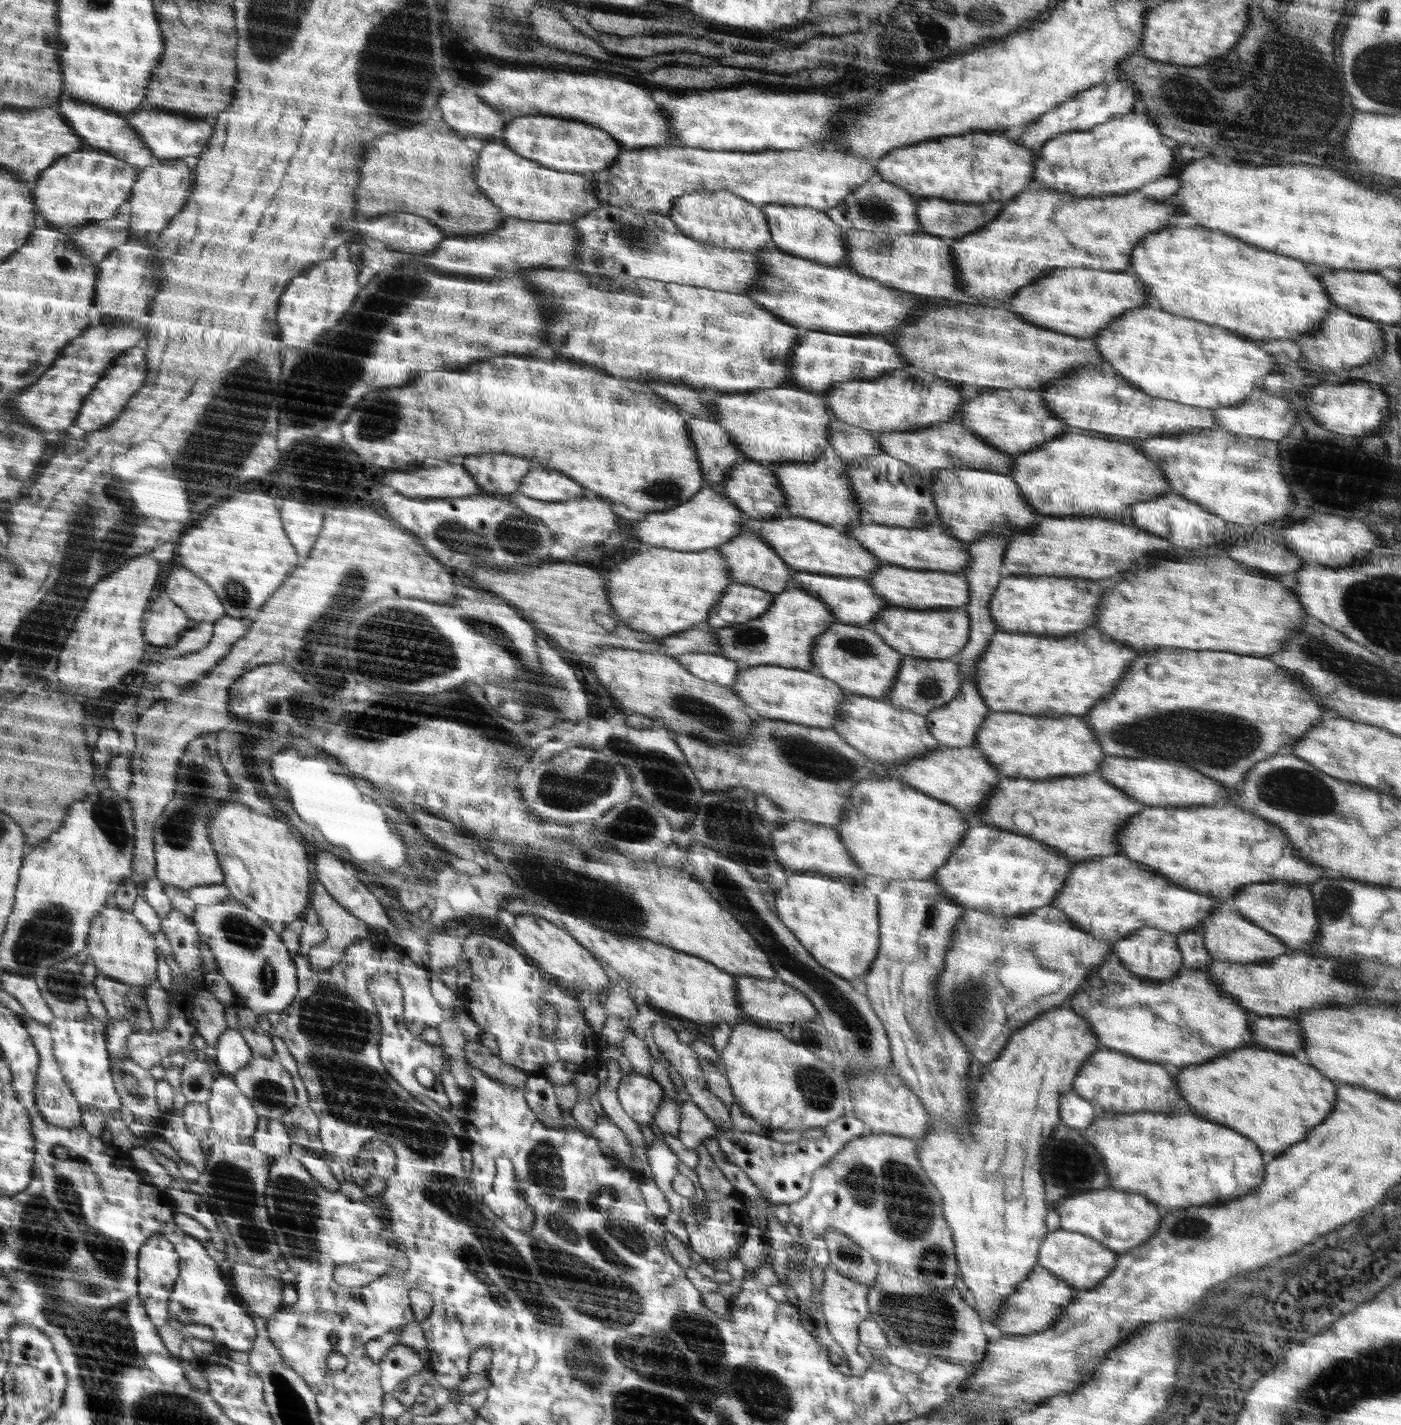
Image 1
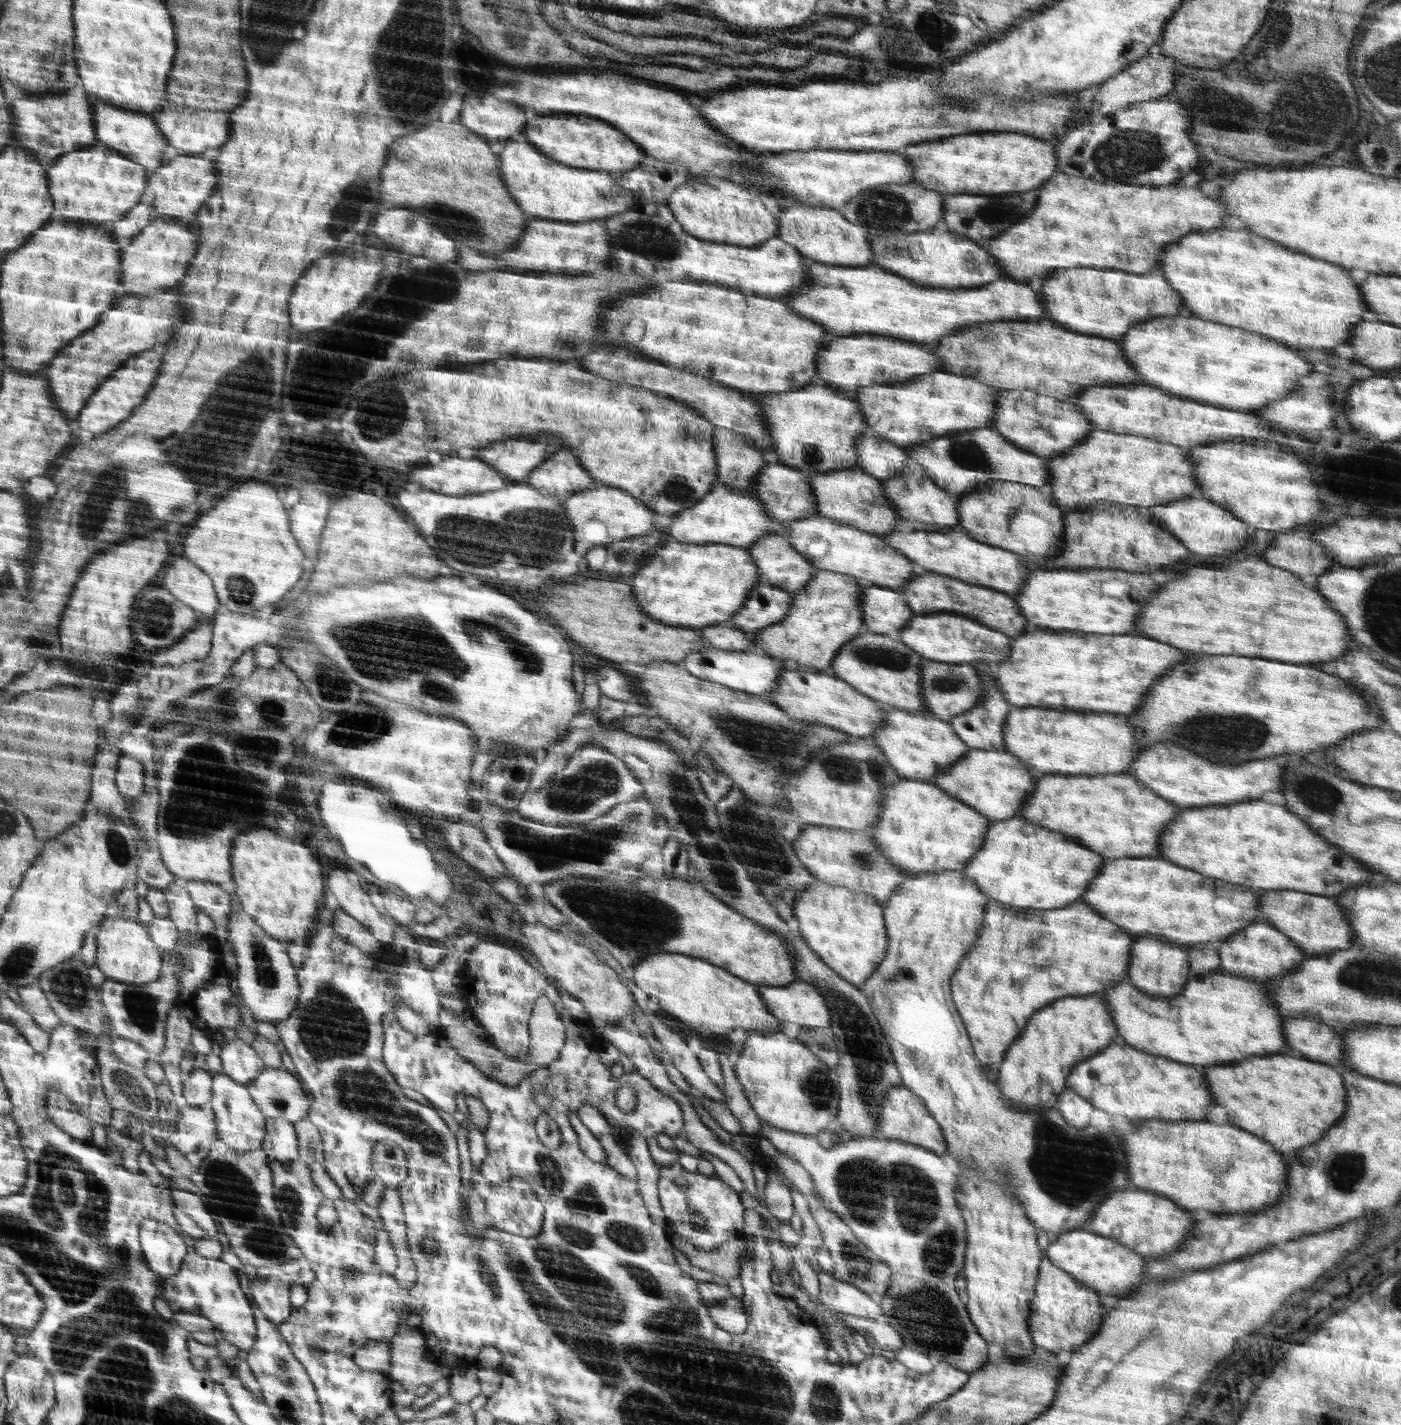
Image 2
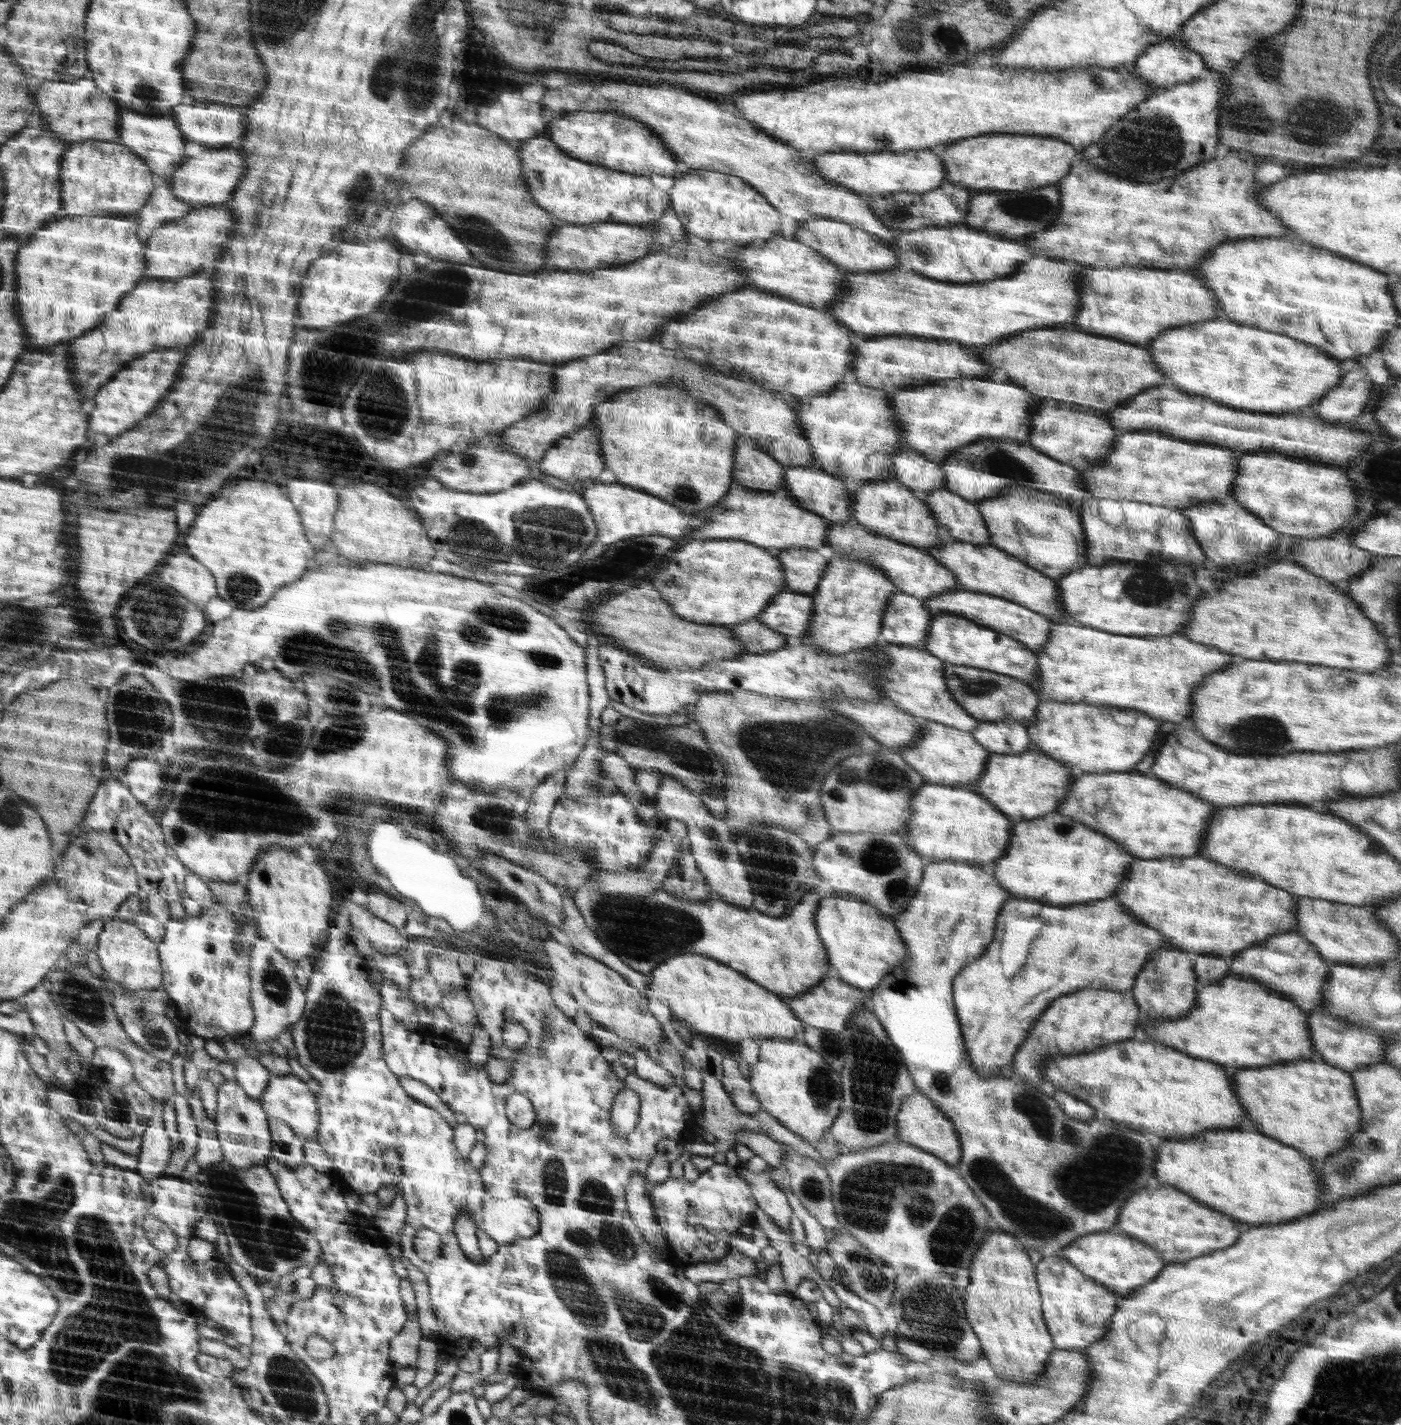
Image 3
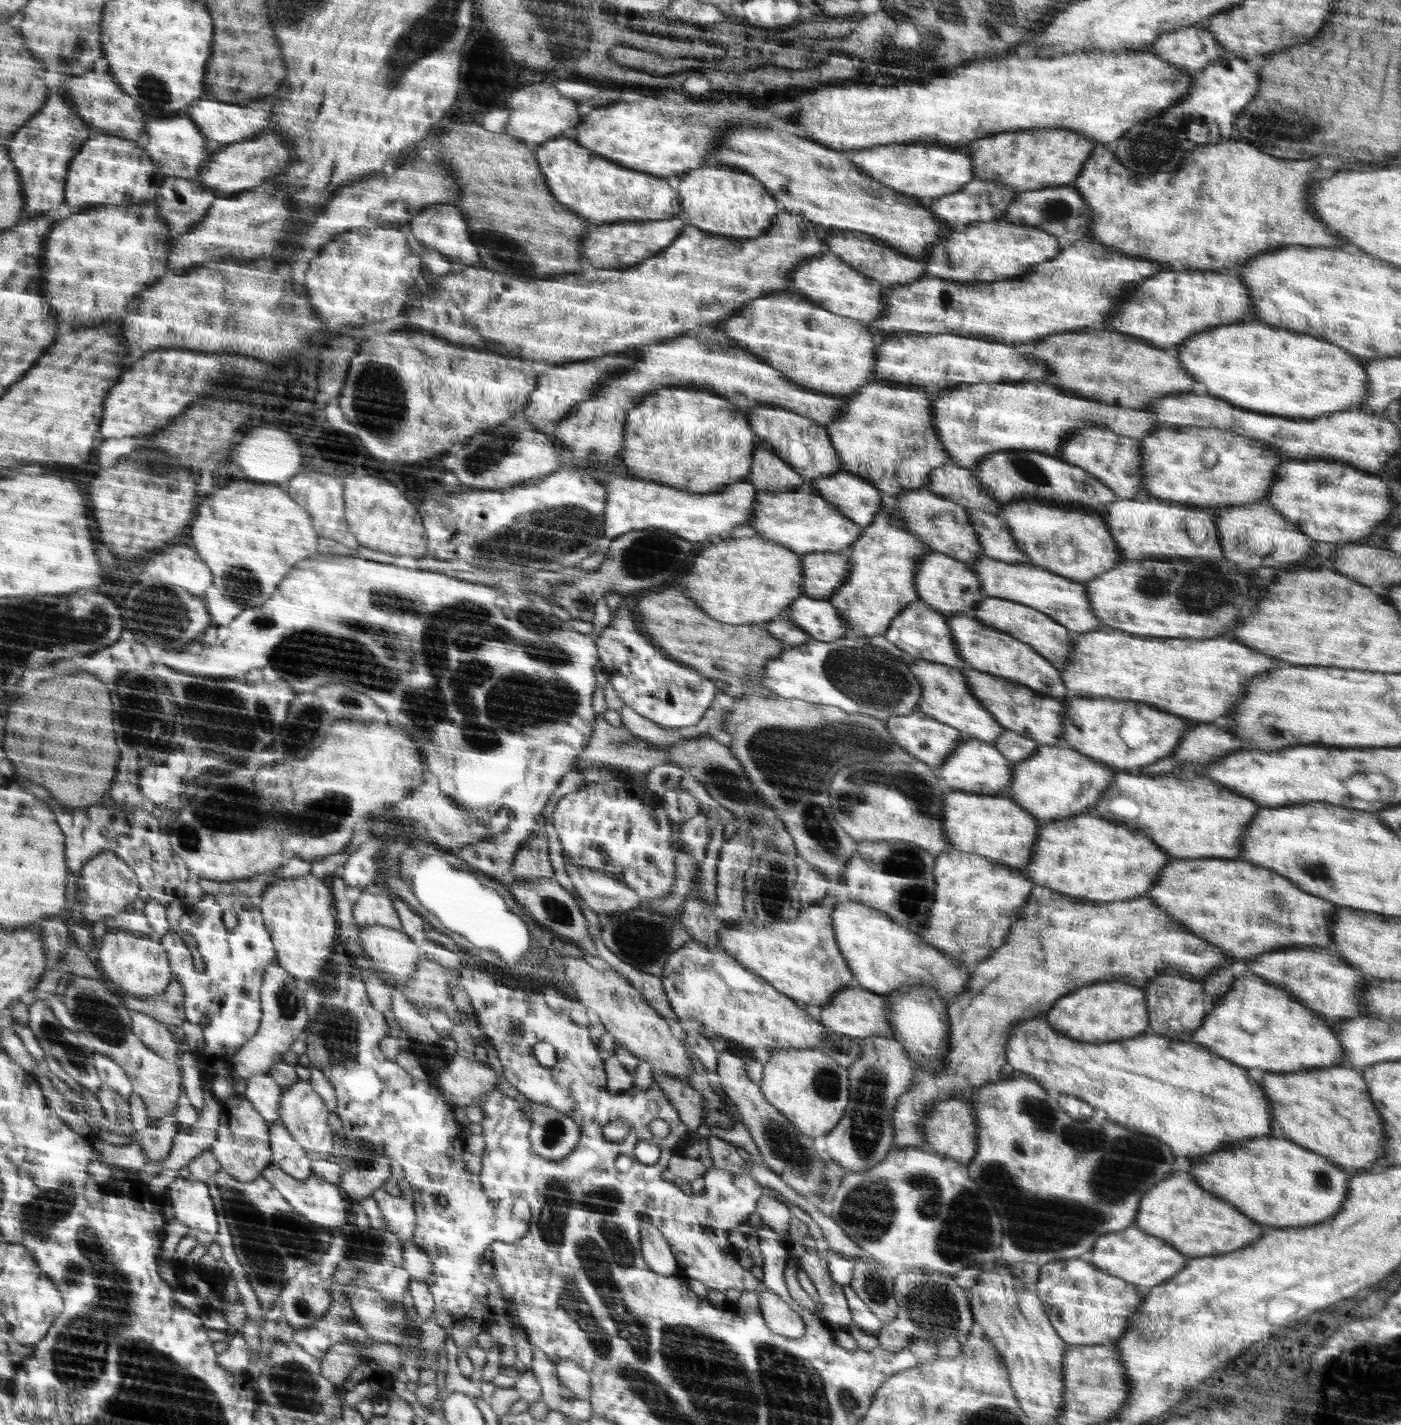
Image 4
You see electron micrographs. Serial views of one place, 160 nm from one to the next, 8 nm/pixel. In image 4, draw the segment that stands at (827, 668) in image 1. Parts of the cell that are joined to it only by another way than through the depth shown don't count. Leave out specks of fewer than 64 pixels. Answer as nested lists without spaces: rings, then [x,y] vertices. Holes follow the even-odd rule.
[[[917,658],[909,671],[920,680],[921,698],[918,699],[917,710],[925,716],[932,716],[942,724],[960,729],[969,738],[980,739],[990,744],[1004,732],[1003,726],[994,720],[994,717],[977,701],[977,697],[969,691],[968,680],[960,669]]]

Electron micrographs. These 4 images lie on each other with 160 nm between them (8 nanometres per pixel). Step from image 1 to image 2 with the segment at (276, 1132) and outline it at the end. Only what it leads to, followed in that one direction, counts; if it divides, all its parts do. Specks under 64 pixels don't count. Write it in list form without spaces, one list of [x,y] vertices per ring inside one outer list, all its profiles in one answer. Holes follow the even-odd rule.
[[[266,1118],[265,1128],[268,1134],[265,1136],[265,1153],[270,1159],[289,1161],[300,1155],[300,1142],[297,1140],[297,1129],[288,1120],[281,1118]]]

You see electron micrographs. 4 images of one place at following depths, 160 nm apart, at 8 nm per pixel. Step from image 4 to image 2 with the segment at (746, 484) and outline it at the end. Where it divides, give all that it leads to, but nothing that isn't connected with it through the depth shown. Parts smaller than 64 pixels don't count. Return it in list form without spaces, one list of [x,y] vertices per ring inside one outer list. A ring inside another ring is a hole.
[[[598,485],[594,490],[586,490],[574,493],[563,502],[563,511],[573,524],[574,536],[576,536],[575,552],[584,556],[592,548],[659,531],[654,526],[651,515],[654,514],[637,497],[618,487]]]

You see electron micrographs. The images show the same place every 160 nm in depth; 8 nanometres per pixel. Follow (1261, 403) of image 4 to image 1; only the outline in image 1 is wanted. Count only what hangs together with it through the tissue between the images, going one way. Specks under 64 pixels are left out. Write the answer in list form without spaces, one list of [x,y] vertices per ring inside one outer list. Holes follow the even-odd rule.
[[[1150,305],[1146,308],[1136,308],[1136,310],[1126,310],[1126,312],[1124,312],[1122,316],[1118,316],[1118,318],[1108,326],[1108,328],[1100,330],[1100,332],[1094,336],[1094,342],[1098,347],[1098,351],[1100,351],[1100,355],[1102,355],[1102,359],[1104,359],[1104,363],[1108,365],[1109,369],[1117,370],[1117,374],[1120,377],[1124,378],[1130,384],[1133,384],[1133,386],[1137,386],[1142,390],[1142,392],[1156,398],[1174,400],[1180,404],[1187,404],[1188,406],[1200,408],[1213,409],[1225,406],[1231,407],[1240,404],[1240,402],[1242,402],[1242,400],[1244,400],[1244,398],[1246,398],[1246,396],[1256,388],[1254,384],[1256,384],[1258,378],[1264,378],[1267,374],[1275,374],[1274,372],[1276,372],[1276,368],[1278,368],[1276,361],[1272,356],[1264,353],[1259,342],[1242,337],[1223,327],[1205,324],[1198,320],[1191,320],[1184,316],[1171,314],[1170,312],[1157,308],[1156,305]]]

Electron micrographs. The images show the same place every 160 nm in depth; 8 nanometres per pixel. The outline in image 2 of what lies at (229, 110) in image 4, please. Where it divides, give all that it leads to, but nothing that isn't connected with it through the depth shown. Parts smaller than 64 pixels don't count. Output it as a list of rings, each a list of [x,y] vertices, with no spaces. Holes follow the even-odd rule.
[[[172,106],[172,108],[164,108],[160,112],[154,114],[154,120],[158,123],[158,128],[165,136],[167,144],[178,150],[184,150],[188,155],[202,154],[202,150],[206,148],[218,148],[229,139],[230,131],[230,116],[228,110],[226,112],[192,109],[188,107]]]

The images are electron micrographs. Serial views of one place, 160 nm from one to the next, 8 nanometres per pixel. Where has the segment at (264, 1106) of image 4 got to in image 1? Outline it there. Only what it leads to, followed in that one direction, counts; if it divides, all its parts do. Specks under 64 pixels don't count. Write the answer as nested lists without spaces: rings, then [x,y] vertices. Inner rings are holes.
[[[228,1027],[217,1040],[215,1046],[216,1060],[221,1073],[234,1075],[237,1070],[243,1069],[248,1061],[255,1055],[250,1051],[248,1043],[244,1040],[239,1029]]]

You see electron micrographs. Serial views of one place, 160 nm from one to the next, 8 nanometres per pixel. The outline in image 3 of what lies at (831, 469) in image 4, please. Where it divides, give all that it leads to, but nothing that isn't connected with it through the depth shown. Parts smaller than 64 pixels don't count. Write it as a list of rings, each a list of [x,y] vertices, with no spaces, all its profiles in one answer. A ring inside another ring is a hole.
[[[636,340],[636,342],[618,342],[618,348],[612,348],[612,350],[606,350],[606,352],[602,351],[602,354],[588,356],[584,359],[576,359],[576,362],[568,362],[568,364],[559,364],[555,366],[555,378],[554,384],[556,388],[556,392],[554,392],[554,398],[550,398],[550,404],[546,404],[546,408],[539,408],[536,412],[534,412],[534,416],[528,416],[526,420],[522,420],[522,424],[514,424],[514,428],[510,428],[508,432],[504,432],[497,436],[496,438],[502,438],[502,442],[498,442],[504,444],[505,448],[509,448],[514,454],[525,458],[528,462],[536,462],[540,463],[543,458],[545,458],[547,451],[555,446],[555,443],[558,443],[560,440],[564,439],[564,437],[576,433],[578,429],[582,429],[582,427],[586,427],[586,424],[589,424],[593,419],[593,410],[595,404],[607,401],[609,398],[612,398],[614,395],[618,394],[618,392],[622,390],[628,390],[632,387],[656,387],[656,388],[673,388],[677,387],[678,390],[683,390],[687,392],[690,396],[694,398],[700,398],[704,400],[706,404],[710,405],[712,408],[716,408],[718,412],[721,413],[722,420],[725,421],[736,433],[742,436],[751,437],[754,441],[758,442],[758,445],[768,453],[774,460],[777,460],[784,467],[810,467],[813,463],[813,452],[811,451],[811,446],[808,441],[806,441],[806,437],[804,437],[804,429],[800,427],[799,422],[797,422],[797,412],[795,412],[794,406],[790,403],[786,398],[784,398],[783,394],[779,394],[778,392],[773,392],[771,389],[765,389],[761,385],[757,385],[752,380],[738,380],[736,378],[728,378],[728,375],[724,376],[724,374],[720,374],[720,372],[714,372],[714,370],[710,370],[710,368],[700,368],[698,364],[692,364],[690,360],[682,360],[682,358],[678,358],[680,354],[676,354],[674,350],[666,350],[666,348],[662,348],[658,342],[646,342],[646,340]]]

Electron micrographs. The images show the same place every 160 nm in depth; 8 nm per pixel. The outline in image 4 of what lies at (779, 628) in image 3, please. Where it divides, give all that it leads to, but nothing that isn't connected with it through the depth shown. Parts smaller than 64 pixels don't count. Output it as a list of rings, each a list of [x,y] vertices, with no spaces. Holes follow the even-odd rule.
[[[805,594],[790,605],[782,617],[791,620],[812,639],[822,642],[841,639],[850,632],[849,626],[829,600],[818,600]]]

